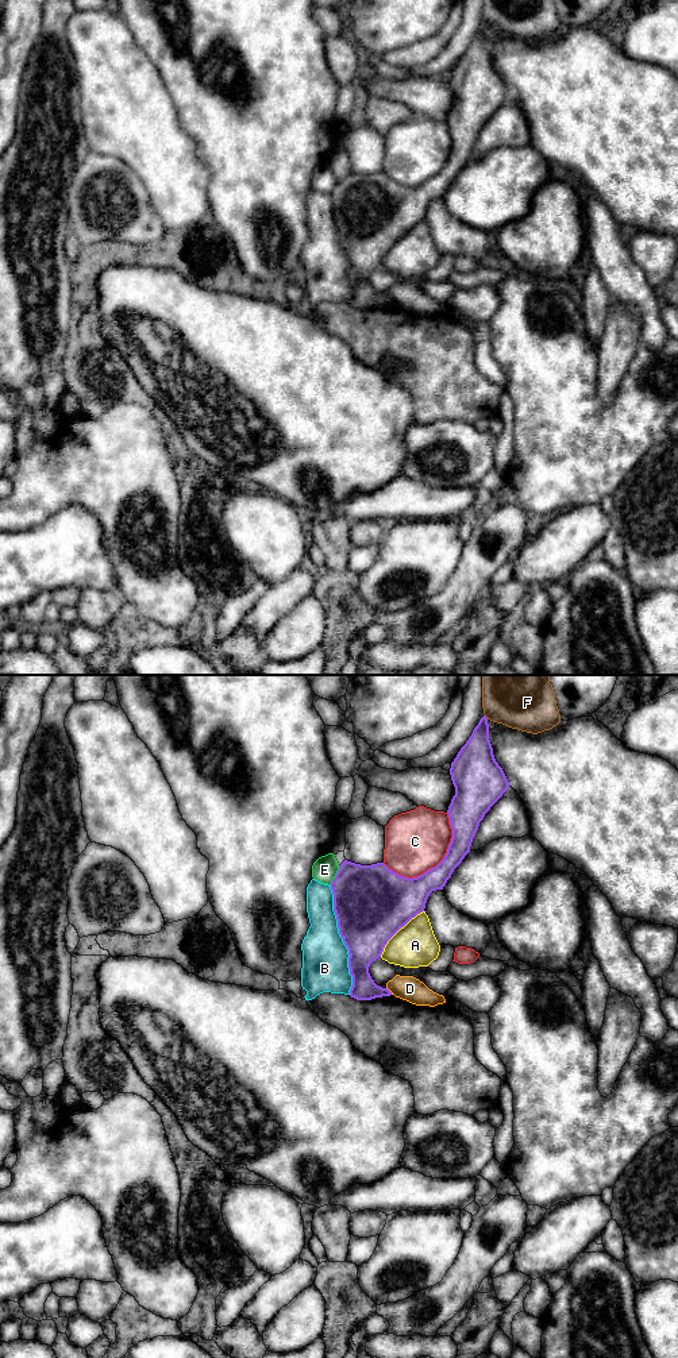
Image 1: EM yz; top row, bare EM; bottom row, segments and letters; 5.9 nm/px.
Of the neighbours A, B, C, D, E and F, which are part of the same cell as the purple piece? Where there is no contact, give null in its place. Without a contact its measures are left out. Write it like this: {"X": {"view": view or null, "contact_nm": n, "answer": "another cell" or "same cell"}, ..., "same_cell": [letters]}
{"A": {"view": "yz", "contact_nm": 380, "answer": "another cell"}, "B": {"view": "yz", "contact_nm": 650, "answer": "another cell"}, "C": {"view": "yz", "contact_nm": 500, "answer": "another cell"}, "D": {"view": "yz", "contact_nm": 60, "answer": "another cell"}, "E": {"view": "yz", "contact_nm": 140, "answer": "another cell"}, "F": {"view": "yz", "contact_nm": 40, "answer": "another cell"}, "same_cell": []}

